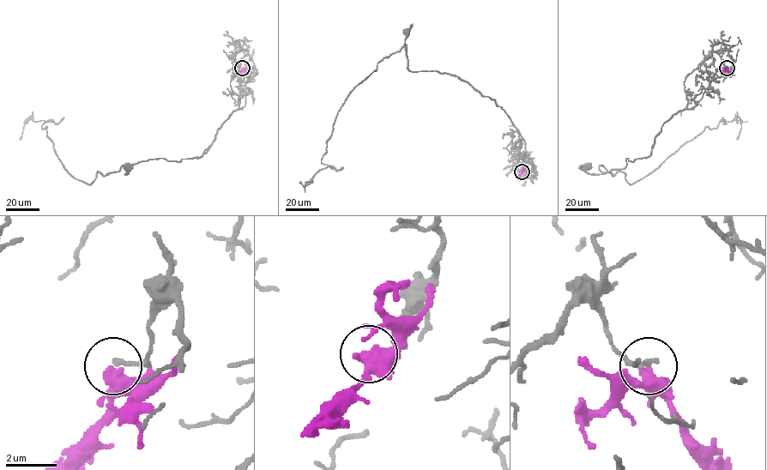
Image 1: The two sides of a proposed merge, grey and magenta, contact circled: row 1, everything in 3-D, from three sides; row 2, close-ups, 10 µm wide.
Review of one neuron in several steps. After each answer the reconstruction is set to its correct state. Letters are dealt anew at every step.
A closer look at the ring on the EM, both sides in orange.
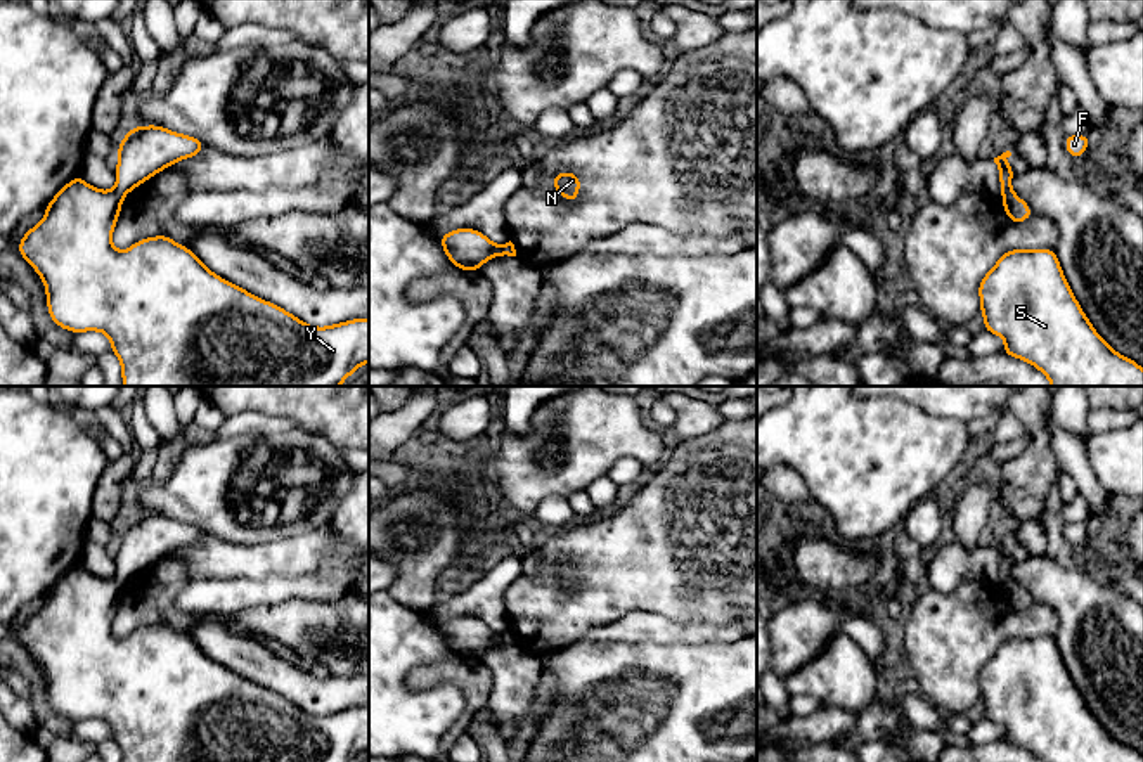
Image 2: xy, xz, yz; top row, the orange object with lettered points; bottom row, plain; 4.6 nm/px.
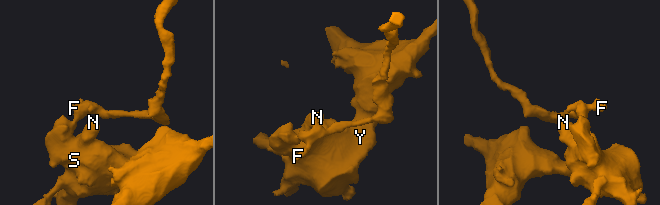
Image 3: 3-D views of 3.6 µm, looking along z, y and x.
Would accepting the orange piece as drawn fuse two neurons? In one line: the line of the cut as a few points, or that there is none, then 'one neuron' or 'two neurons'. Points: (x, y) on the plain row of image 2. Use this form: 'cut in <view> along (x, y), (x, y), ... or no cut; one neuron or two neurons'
cut in yz along (1012, 579), (1003, 582); two neurons

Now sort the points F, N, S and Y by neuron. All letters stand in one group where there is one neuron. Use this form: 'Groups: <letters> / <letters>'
Groups: F / N S Y

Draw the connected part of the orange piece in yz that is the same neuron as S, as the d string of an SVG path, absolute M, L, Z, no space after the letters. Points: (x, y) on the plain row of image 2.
M1041 636L1036 639L1006 639L980 668L978 684L980 700L984 703L984 719L1004 727L1003 741L1029 750L1043 762L1143 762L1138 750L1117 741L1095 719L1063 663L1055 637Z

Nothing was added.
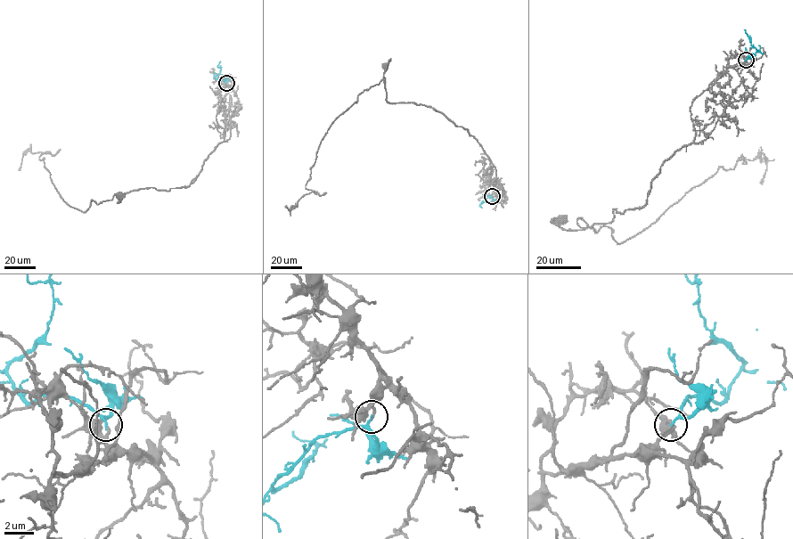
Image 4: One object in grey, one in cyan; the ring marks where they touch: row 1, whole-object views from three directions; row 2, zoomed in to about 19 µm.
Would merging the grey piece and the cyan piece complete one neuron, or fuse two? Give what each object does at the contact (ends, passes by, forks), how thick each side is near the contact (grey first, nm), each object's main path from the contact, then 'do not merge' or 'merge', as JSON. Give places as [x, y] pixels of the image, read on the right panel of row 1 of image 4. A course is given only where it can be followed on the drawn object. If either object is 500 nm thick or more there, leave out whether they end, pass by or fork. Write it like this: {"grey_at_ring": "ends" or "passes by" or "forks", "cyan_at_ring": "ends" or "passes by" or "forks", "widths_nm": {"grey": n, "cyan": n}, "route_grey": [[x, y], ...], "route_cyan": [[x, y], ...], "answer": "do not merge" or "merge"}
{"grey_at_ring": "ends", "cyan_at_ring": "passes by", "widths_nm": {"grey": 140, "cyan": 130}, "route_grey": [[746, 60], [692, 102], [693, 141], [663, 163], [641, 208], [581, 229], [560, 220]], "route_cyan": [[746, 60], [748, 55], [753, 56], [756, 50], [744, 29]], "answer": "merge"}

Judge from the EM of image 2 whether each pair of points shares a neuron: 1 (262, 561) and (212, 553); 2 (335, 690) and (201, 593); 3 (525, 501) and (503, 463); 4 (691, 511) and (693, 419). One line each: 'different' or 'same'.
1: same
2: different
3: same
4: different

